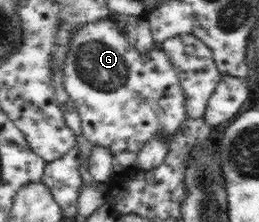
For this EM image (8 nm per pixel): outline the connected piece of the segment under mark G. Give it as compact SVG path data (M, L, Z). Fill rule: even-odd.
M113 18L78 27L77 35L70 40L61 82L69 94L73 109L80 115L82 134L93 145L109 148L114 155L119 152L138 153L153 136L175 136L188 120L184 89L180 86L175 66L161 45L155 43L147 53L141 54L117 29L117 21Z

